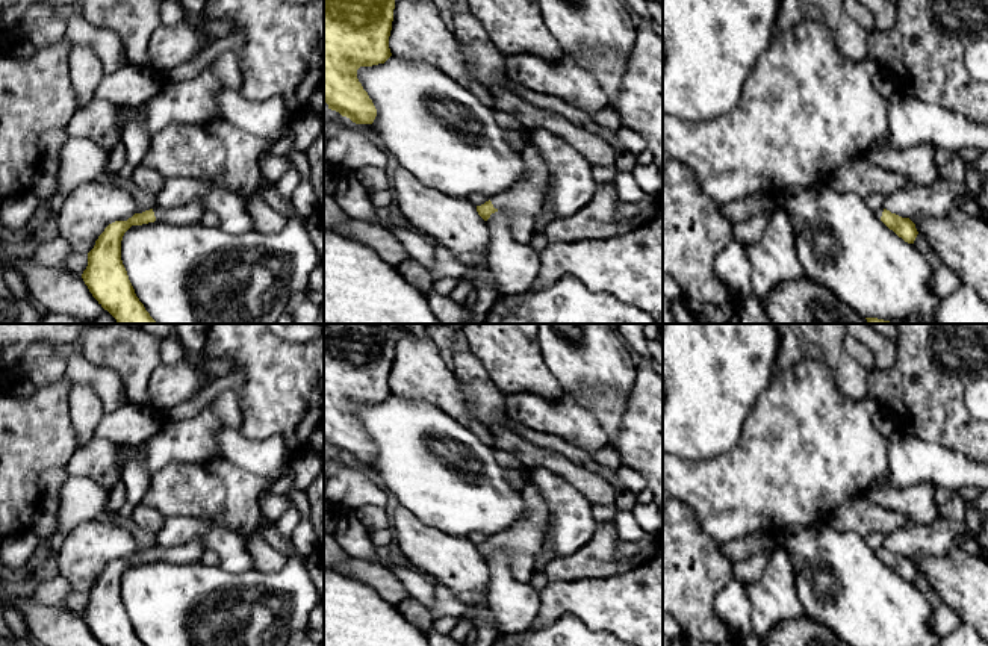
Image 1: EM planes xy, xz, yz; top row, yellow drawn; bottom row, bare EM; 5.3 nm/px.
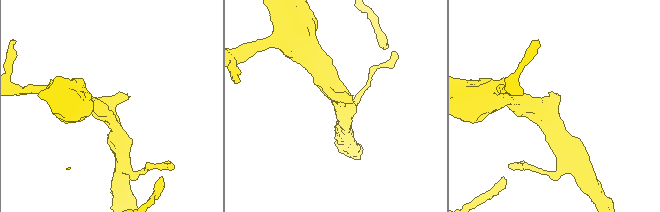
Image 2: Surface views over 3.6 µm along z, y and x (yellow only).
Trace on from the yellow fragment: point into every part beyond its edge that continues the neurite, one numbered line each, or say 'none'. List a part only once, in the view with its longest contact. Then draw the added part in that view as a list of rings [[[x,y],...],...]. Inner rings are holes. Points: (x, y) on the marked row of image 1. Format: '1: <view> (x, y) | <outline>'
1: xy (189, 214) | [[[192,201],[180,207],[160,209],[153,207],[156,221],[154,222],[168,222],[177,225],[192,225],[201,221],[206,207],[201,201]]]

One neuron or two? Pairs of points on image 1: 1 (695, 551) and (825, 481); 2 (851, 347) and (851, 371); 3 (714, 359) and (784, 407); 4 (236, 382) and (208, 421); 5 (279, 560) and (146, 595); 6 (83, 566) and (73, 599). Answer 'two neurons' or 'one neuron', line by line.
1: two neurons
2: two neurons
3: two neurons
4: two neurons
5: two neurons
6: two neurons

